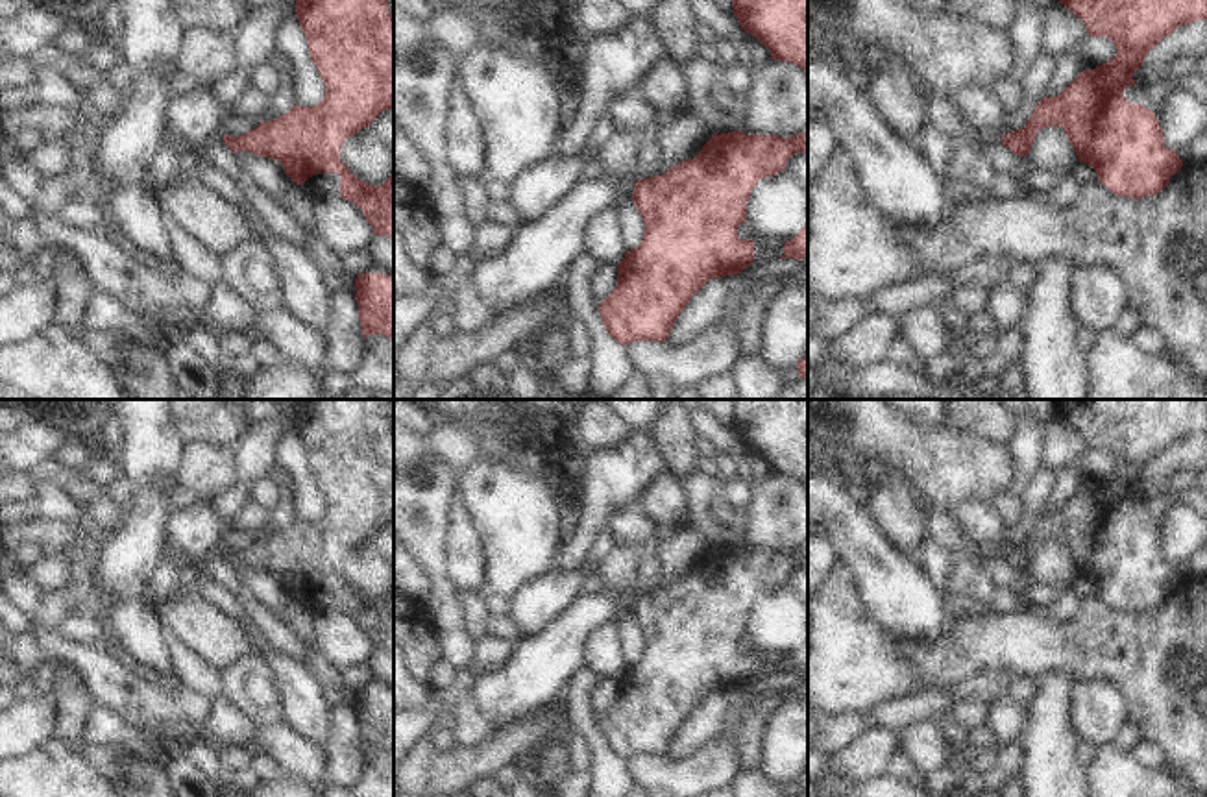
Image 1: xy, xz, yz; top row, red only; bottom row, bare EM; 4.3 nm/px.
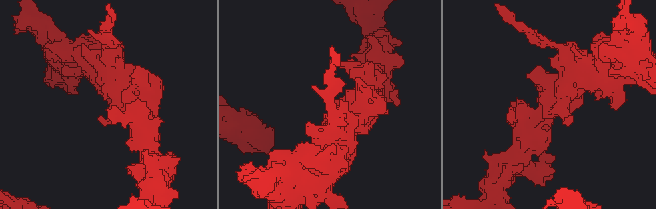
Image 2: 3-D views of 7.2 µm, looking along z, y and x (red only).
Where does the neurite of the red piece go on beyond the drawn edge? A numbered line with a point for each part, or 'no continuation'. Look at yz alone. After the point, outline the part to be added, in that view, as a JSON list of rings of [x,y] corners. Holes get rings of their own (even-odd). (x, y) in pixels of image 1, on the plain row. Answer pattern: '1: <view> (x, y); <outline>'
no continuation

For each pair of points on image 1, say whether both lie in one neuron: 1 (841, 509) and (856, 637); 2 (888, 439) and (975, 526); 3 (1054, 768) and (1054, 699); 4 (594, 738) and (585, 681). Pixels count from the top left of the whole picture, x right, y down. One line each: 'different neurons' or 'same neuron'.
1: different neurons
2: different neurons
3: same neuron
4: same neuron

